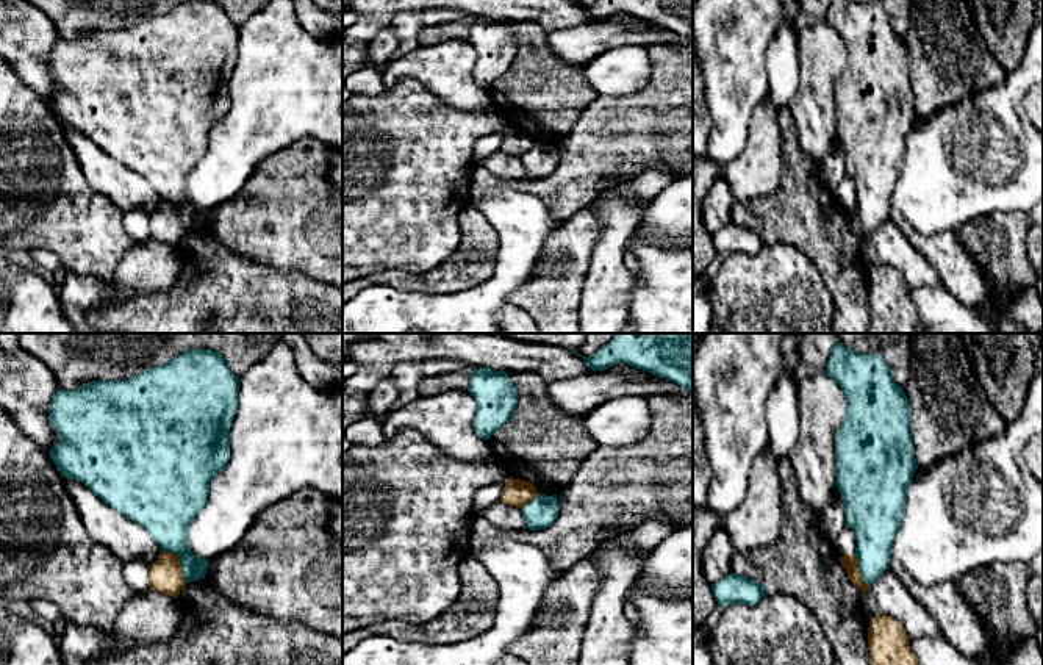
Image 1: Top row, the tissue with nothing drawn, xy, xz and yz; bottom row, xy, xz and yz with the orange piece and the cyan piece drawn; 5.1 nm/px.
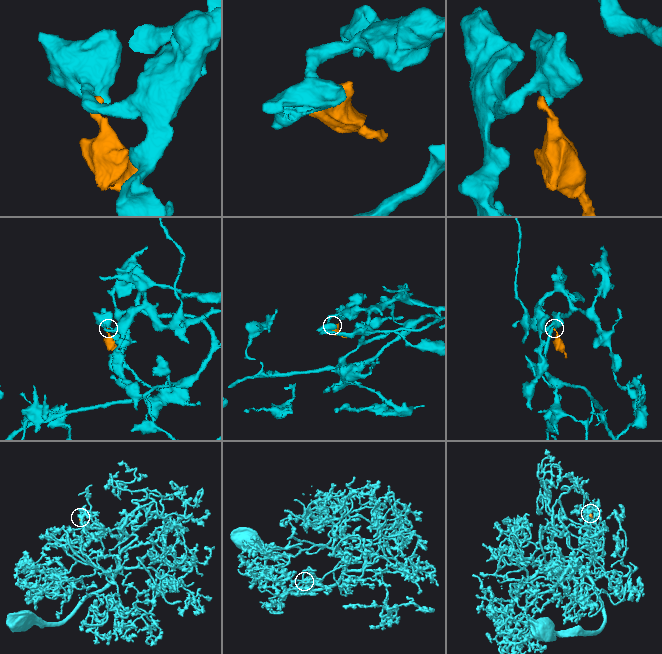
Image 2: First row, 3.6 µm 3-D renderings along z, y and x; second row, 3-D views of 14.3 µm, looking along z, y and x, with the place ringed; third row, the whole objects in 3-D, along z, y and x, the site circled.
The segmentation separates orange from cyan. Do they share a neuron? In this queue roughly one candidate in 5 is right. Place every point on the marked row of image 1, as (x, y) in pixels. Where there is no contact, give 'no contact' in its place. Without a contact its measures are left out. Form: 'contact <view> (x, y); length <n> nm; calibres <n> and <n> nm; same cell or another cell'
contact xy (179, 562); length 220 nm; calibres 170 and 260 nm; another cell

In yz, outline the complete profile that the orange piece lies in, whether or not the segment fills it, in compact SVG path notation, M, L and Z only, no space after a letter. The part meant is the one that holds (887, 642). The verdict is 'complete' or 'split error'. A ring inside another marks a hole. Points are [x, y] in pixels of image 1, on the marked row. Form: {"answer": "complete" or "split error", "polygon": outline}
{"answer": "complete", "polygon": "M888 615L869 621L868 649L869 665L918 665L902 624Z"}

